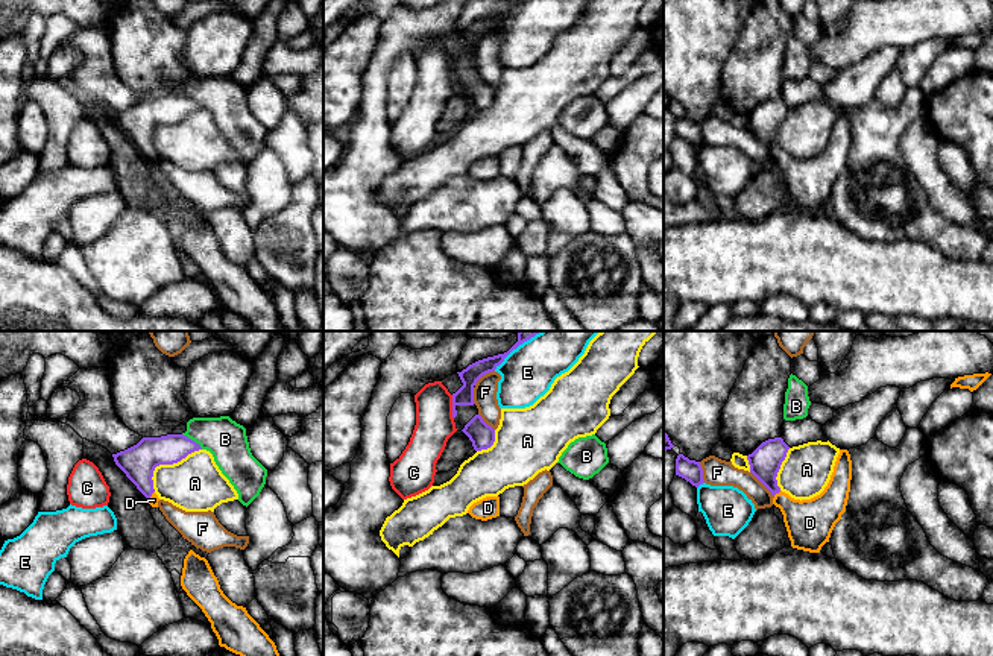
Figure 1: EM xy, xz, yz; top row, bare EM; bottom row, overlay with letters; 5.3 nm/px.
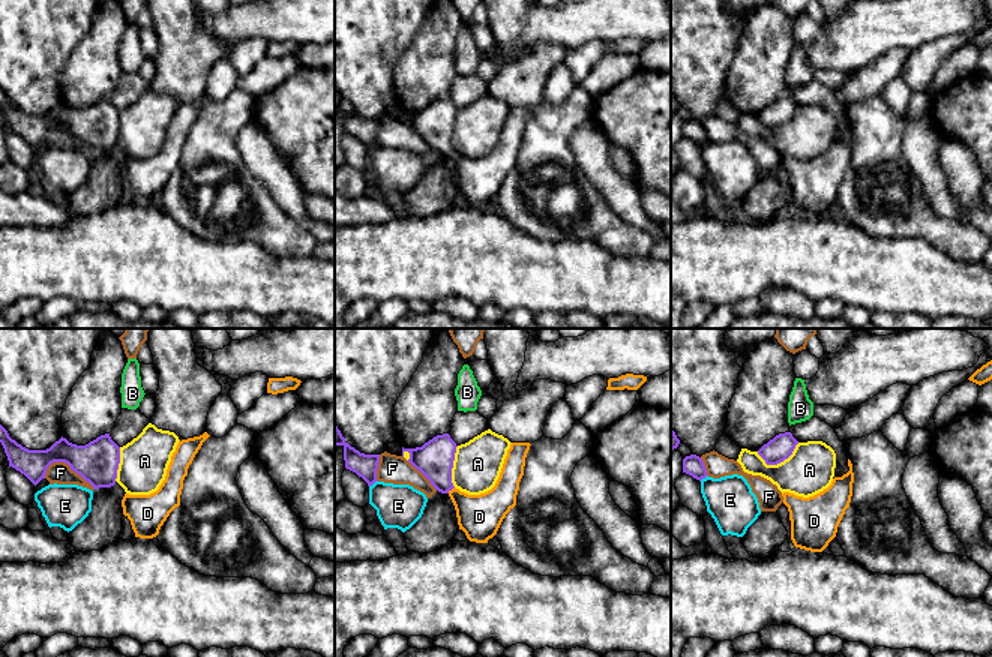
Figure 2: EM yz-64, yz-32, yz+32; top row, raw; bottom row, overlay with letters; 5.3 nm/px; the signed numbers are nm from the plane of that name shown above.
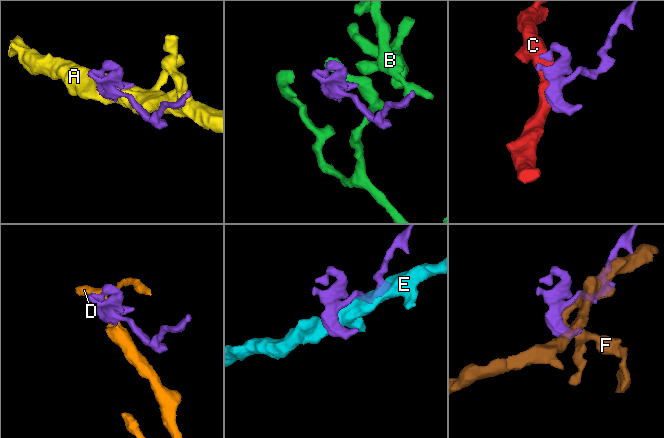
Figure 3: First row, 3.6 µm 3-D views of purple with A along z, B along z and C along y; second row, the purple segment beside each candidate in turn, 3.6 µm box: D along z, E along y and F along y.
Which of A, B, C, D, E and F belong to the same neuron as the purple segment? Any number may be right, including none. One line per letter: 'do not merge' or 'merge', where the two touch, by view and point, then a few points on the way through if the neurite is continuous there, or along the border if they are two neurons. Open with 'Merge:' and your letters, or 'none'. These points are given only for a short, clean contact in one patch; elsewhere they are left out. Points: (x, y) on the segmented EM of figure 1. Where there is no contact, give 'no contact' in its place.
Merge: D
A: do not merge | xy (166, 463)
B: do not merge | xy (193, 441)
C: do not merge | xz (453, 407) | along xz (451, 395), (453, 418)
D: merge | yz (776, 492) | across yz (766, 460), (767, 479), (776, 492), (810, 523)
E: do not merge | xz (518, 345)
F: do not merge | yz (762, 483)

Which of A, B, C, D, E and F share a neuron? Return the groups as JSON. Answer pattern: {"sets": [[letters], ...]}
{"sets": [["A"], ["B"], ["C"], ["D"], ["E"], ["F"]]}

